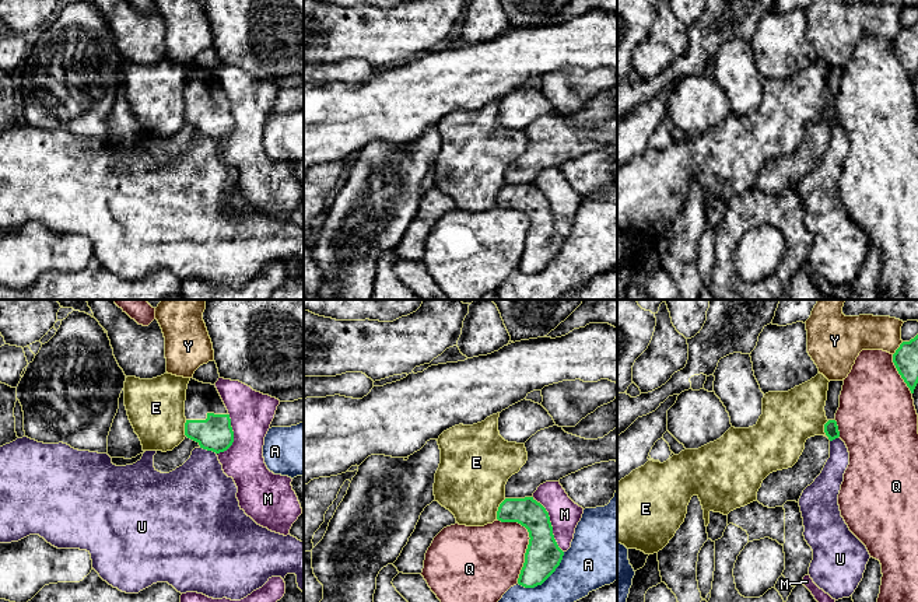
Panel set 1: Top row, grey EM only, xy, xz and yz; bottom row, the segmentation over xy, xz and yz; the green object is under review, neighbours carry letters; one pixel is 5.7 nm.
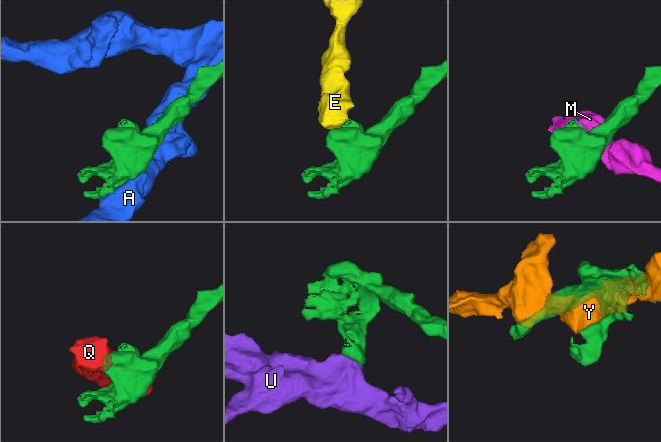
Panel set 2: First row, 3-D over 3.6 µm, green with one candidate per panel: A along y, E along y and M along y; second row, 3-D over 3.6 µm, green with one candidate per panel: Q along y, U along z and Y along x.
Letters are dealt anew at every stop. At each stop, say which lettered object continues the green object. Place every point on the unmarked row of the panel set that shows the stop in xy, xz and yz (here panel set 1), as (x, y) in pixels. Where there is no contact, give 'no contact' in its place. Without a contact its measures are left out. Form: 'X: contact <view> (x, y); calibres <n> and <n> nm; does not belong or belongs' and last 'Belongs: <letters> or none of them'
A: contact xz (545, 266); calibres 200 and 280 nm; does not belong
E: contact xz (498, 195); calibres 160 and 400 nm; does not belong
M: contact xz (550, 210); calibres 200 and 180 nm; does not belong
Q: contact xz (529, 228); calibres 200 and 380 nm; does not belong
U: contact xy (209, 136); calibres 200 and 360 nm; does not belong
Y: contact yz (897, 35); calibres 140 and 200 nm; does not belong
Belongs: none of them

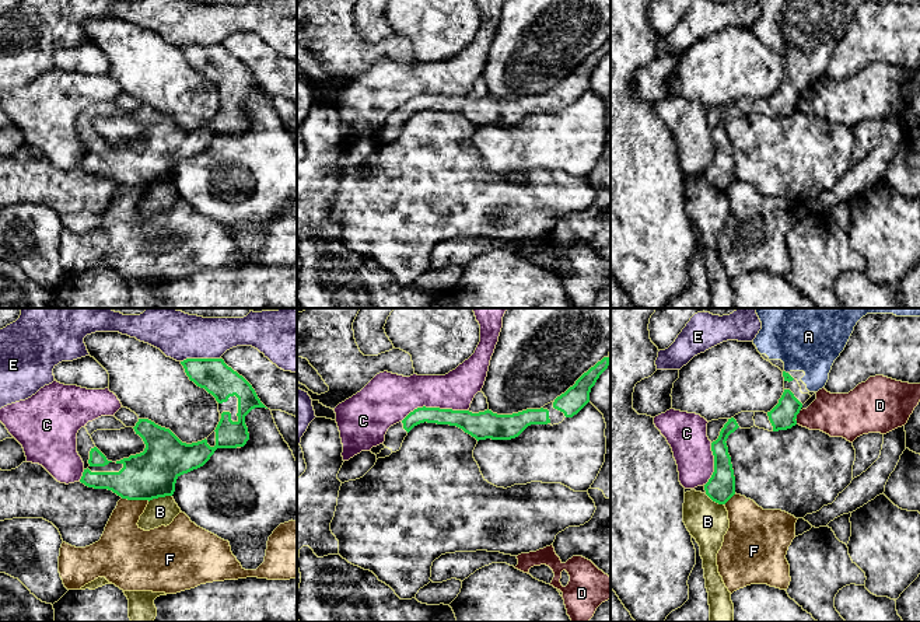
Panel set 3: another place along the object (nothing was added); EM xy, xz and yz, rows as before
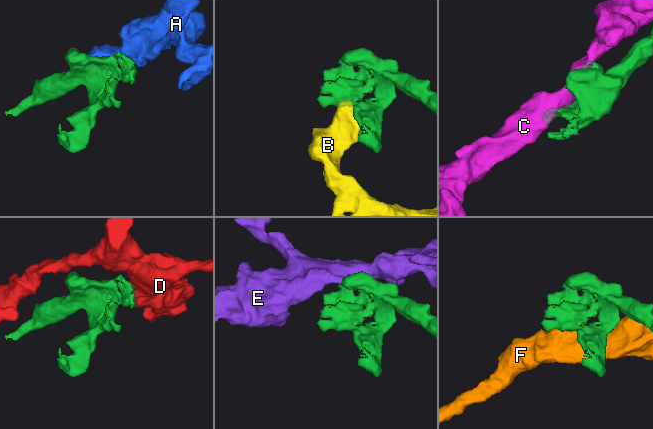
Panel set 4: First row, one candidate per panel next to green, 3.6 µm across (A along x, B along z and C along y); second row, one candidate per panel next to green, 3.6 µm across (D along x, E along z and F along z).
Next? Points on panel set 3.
A: contact yz (784, 58); calibres 50 and 340 nm; does not belong
B: contact xy (160, 182); calibres 280 and 160 nm; does not belong
C: contact xz (433, 94); calibres 130 and 280 nm; does not belong
D: contact yz (796, 102); calibres 150 and 260 nm; does not belong
E: contact xy (200, 45); calibres 190 and 260 nm; does not belong
F: contact xy (136, 185); calibres 280 and 240 nm; does not belong
Belongs: none of them

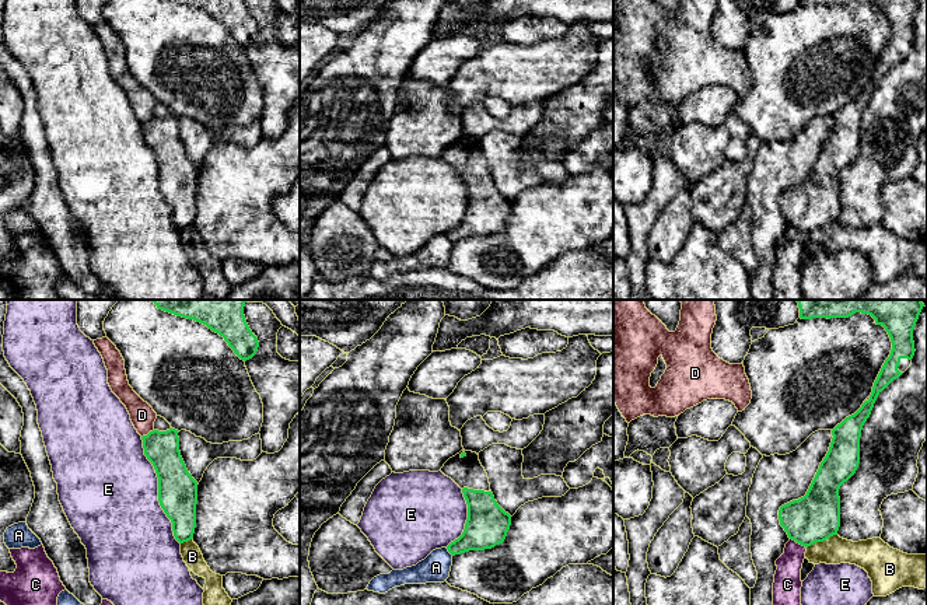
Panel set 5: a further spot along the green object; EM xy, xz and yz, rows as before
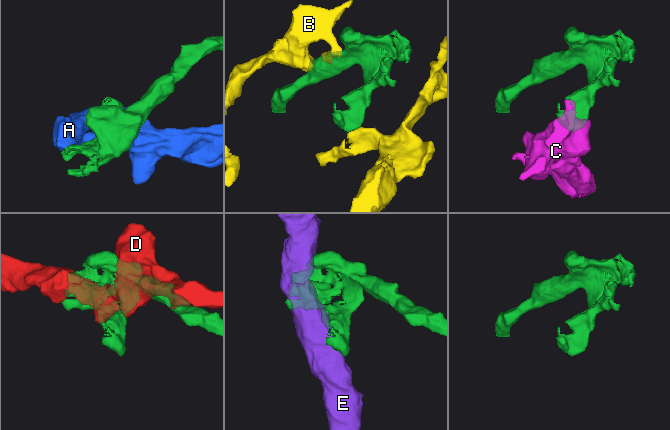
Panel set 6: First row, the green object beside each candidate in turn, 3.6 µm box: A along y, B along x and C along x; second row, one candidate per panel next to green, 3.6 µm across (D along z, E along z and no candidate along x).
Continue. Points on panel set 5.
A: contact xz (450, 238); calibres 240 and 170 nm; does not belong
B: contact yz (821, 227); calibres 280 and 160 nm; belongs
C: contact yz (798, 228); calibres 280 and 160 nm; does not belong
D: contact xy (149, 119); calibres 200 and 140 nm; does not belong
E: contact xy (158, 177); calibres 220 and 500 nm; does not belong
Belongs: B

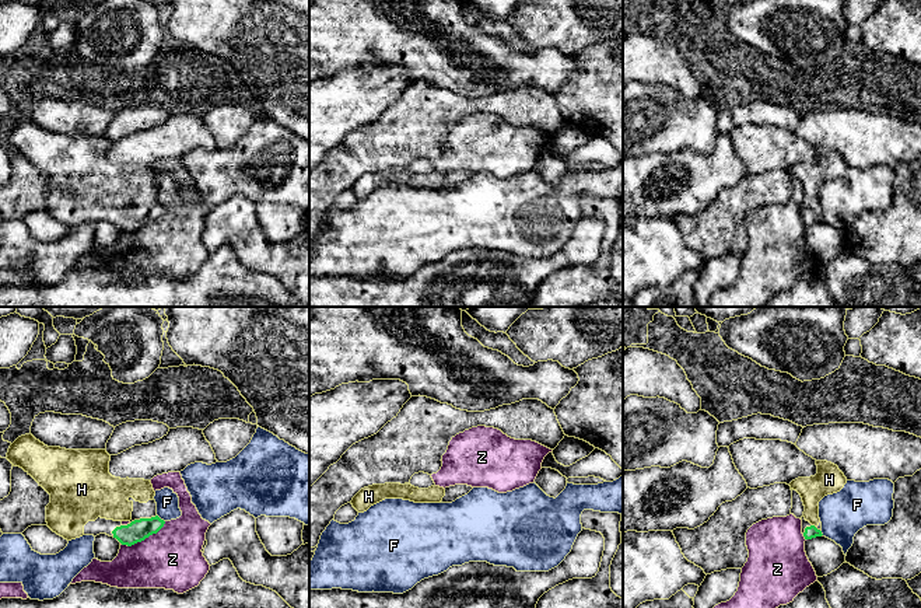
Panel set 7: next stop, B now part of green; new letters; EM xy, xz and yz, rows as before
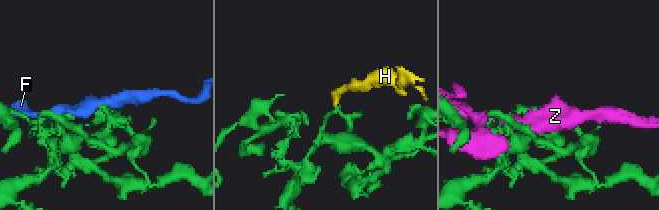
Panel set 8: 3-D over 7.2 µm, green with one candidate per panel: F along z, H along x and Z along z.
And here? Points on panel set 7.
F: contact xy (160, 205); calibres 120 and 130 nm; does not belong
H: contact yz (813, 212); calibres 70 and 150 nm; belongs
Z: contact xy (143, 226); calibres 120 and 340 nm; does not belong
Belongs: H

